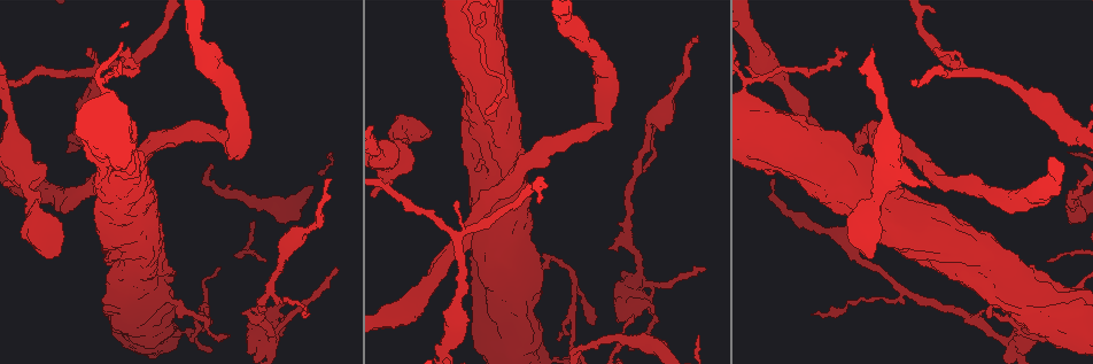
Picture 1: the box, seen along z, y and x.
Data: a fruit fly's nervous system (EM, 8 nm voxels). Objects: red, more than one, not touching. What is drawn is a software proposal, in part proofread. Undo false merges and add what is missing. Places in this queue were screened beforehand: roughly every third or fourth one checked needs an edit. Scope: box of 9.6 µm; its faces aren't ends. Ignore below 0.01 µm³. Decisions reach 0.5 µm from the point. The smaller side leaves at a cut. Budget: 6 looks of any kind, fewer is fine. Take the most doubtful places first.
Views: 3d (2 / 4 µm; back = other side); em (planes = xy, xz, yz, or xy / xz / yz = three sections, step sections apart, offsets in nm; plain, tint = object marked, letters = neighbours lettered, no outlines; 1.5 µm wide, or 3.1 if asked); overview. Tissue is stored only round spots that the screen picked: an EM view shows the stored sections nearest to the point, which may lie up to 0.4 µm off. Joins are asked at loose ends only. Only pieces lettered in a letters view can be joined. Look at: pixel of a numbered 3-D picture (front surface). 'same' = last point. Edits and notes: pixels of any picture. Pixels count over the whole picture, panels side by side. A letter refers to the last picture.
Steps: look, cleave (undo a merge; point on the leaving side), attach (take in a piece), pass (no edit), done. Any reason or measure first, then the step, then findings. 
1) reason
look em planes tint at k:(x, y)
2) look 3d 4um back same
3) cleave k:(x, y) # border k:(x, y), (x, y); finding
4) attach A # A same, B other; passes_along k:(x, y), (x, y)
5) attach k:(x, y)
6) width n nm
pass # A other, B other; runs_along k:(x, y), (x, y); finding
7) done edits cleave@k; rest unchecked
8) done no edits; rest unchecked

look em planes tint at 1:(604, 116)

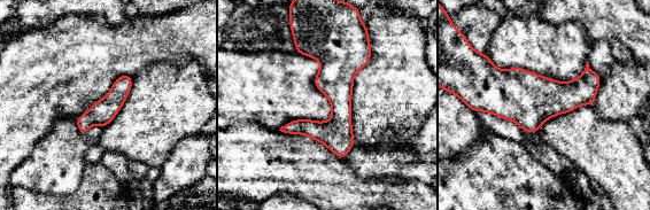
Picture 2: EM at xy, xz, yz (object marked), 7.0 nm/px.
look em planes letters same

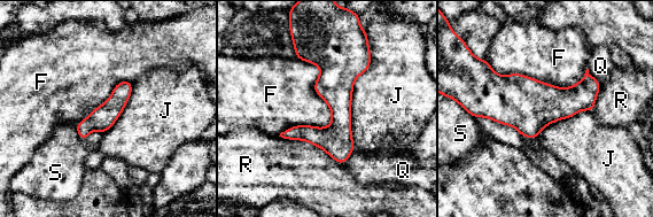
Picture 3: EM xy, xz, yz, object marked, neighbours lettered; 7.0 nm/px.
pass # F other, J other, Q other, R other, S other; border 3:(370, 47), (352, 88), (352, 150); all the same neuron

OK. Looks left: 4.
calibre changes
look 3d 4um back at 1:(173, 299)

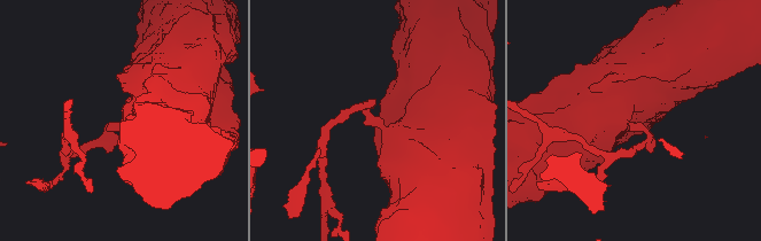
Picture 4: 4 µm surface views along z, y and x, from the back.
look em planes letters at 4:(379, 127)

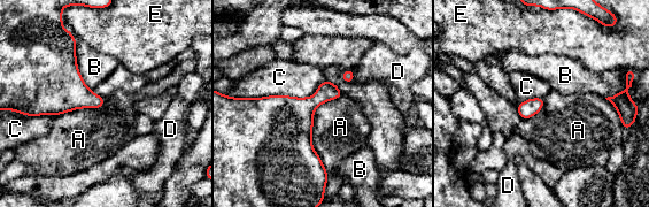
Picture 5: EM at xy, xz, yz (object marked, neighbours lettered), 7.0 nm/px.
pass # A other, B other, C other, D other, E other; border 5:(342, 94), (314, 110), (329, 174); all the same neuron

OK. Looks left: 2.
an open end
look 3d 4um at 1:(226, 334)

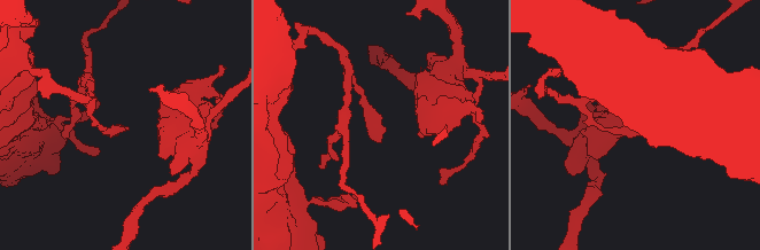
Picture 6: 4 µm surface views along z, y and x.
look em planes letters at 6:(381, 140)

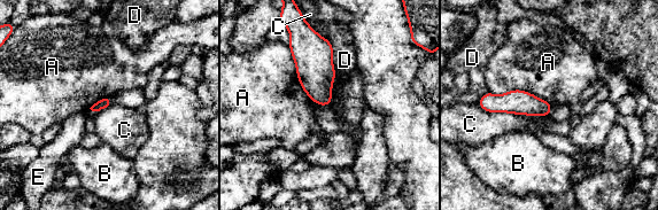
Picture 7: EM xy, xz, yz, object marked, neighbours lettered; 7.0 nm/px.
pass # A other, B other, C other, D other, E other; no lettered piece goes on from it

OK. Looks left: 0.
done no edits; rest unchecked

